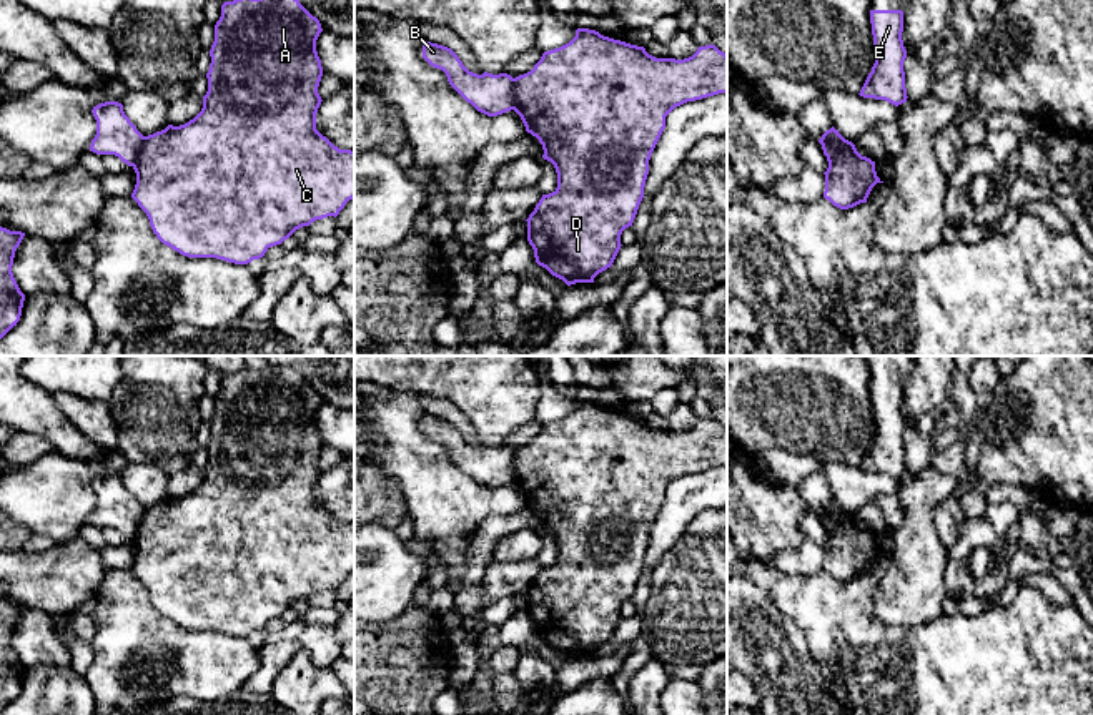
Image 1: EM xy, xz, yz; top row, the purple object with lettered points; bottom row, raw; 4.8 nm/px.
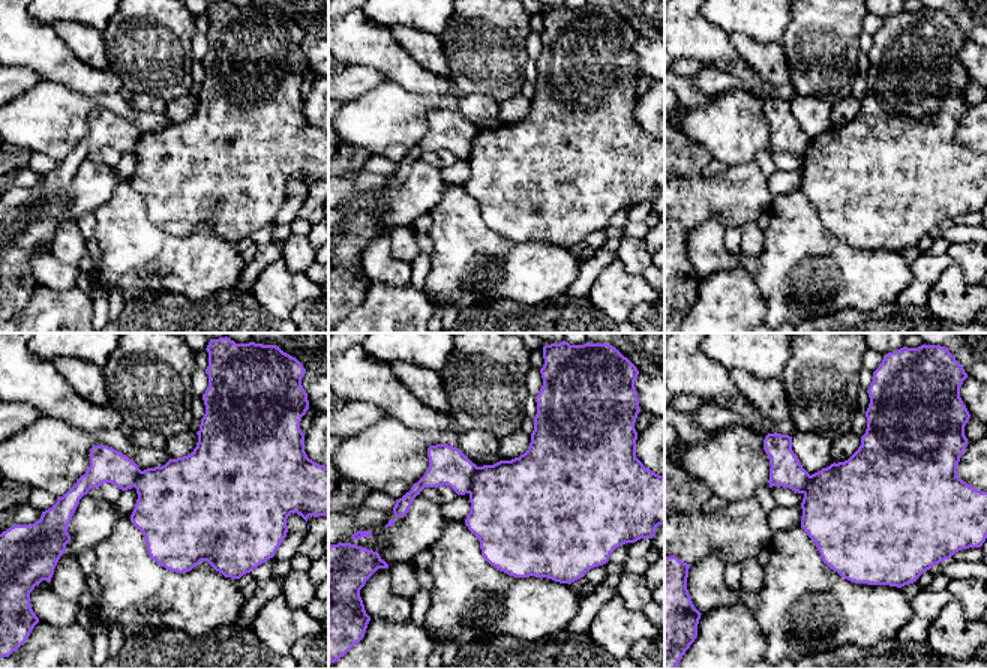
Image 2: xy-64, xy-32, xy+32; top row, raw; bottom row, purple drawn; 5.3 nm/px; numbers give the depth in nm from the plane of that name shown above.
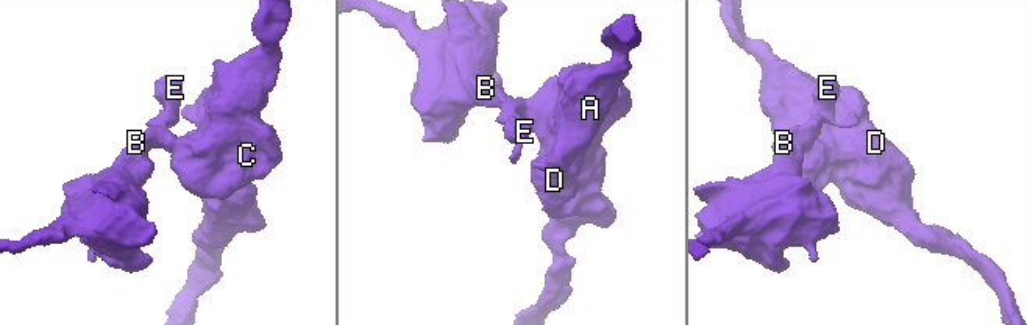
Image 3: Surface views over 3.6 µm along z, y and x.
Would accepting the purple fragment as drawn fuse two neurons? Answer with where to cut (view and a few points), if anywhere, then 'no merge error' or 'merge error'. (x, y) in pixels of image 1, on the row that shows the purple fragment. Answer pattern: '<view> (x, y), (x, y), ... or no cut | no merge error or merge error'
xz (513, 78), (514, 108) | merge error

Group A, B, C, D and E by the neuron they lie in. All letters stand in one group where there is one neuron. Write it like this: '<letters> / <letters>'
A C D / B E

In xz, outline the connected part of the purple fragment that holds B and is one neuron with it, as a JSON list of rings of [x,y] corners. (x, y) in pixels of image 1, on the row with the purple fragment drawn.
[[[426,42],[423,58],[446,73],[449,85],[477,111],[497,116],[514,110],[514,78],[507,73],[482,75],[469,72],[448,47]]]

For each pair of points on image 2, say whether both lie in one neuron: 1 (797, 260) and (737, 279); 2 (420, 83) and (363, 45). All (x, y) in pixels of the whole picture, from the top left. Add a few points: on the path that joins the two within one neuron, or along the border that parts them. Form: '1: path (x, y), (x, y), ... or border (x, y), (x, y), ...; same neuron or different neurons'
1: border (753, 281), (765, 314); different neurons
2: path (407, 72), (377, 48); same neuron

